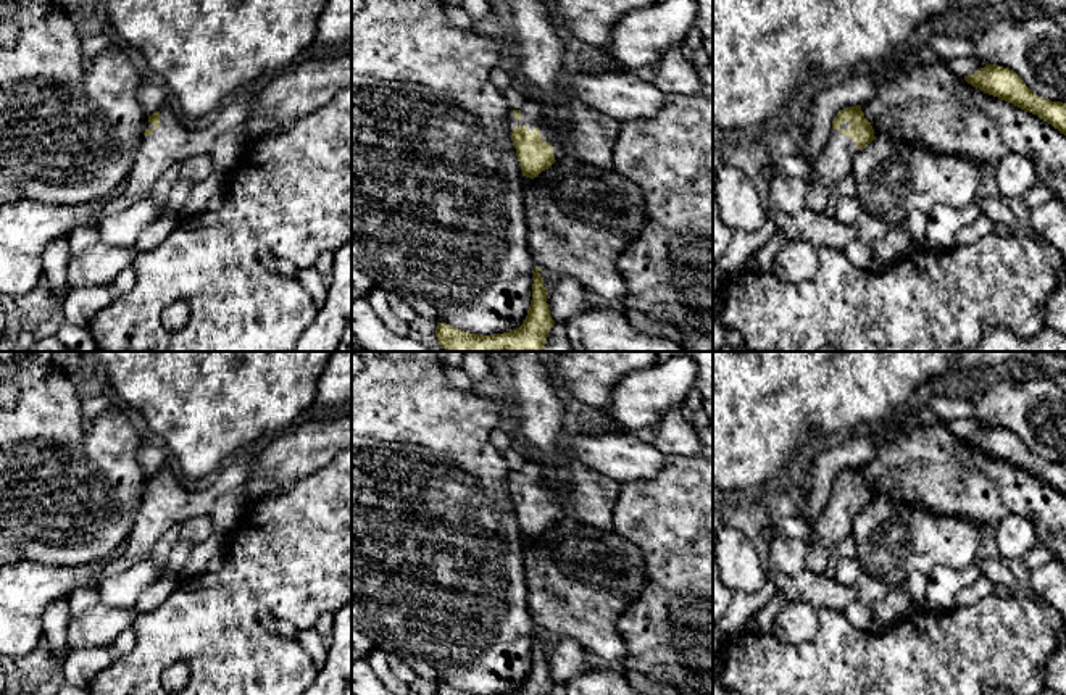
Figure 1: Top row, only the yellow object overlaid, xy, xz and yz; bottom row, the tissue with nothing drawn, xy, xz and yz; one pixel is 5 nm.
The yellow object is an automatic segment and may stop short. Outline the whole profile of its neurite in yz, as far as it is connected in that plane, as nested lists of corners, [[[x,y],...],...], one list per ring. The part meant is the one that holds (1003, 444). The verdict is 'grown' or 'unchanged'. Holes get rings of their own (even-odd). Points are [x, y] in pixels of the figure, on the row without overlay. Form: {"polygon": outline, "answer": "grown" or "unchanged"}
{"polygon": [[[985,426],[974,435],[964,437],[964,442],[972,448],[979,448],[984,455],[1037,476],[1066,497],[1066,464],[1035,456],[1013,431]]], "answer": "unchanged"}

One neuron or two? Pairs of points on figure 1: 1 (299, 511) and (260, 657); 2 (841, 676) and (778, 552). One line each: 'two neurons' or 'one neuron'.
1: one neuron
2: two neurons

